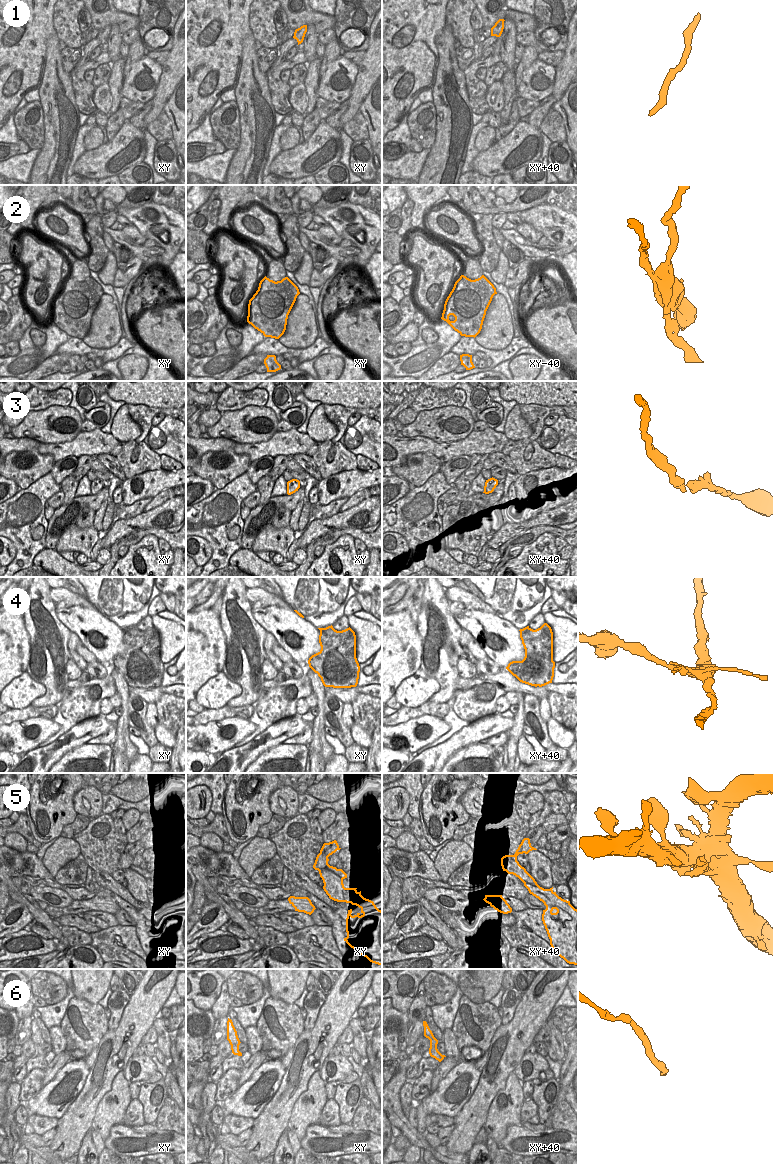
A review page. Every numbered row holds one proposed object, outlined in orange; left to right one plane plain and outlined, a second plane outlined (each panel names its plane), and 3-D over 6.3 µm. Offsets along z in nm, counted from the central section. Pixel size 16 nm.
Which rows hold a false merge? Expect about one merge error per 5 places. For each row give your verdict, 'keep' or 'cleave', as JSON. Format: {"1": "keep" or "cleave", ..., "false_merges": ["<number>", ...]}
{"1": "keep", "2": "cleave", "3": "keep", "4": "cleave", "5": "keep", "6": "keep", "false_merges": ["2", "4"]}

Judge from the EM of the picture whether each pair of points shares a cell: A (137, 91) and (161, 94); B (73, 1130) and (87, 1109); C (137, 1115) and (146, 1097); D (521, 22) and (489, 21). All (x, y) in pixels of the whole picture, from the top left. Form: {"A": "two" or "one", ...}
{"A": "two", "B": "one", "C": "two", "D": "one"}

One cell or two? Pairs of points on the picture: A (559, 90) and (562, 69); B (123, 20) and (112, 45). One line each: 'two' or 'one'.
A: one
B: two

